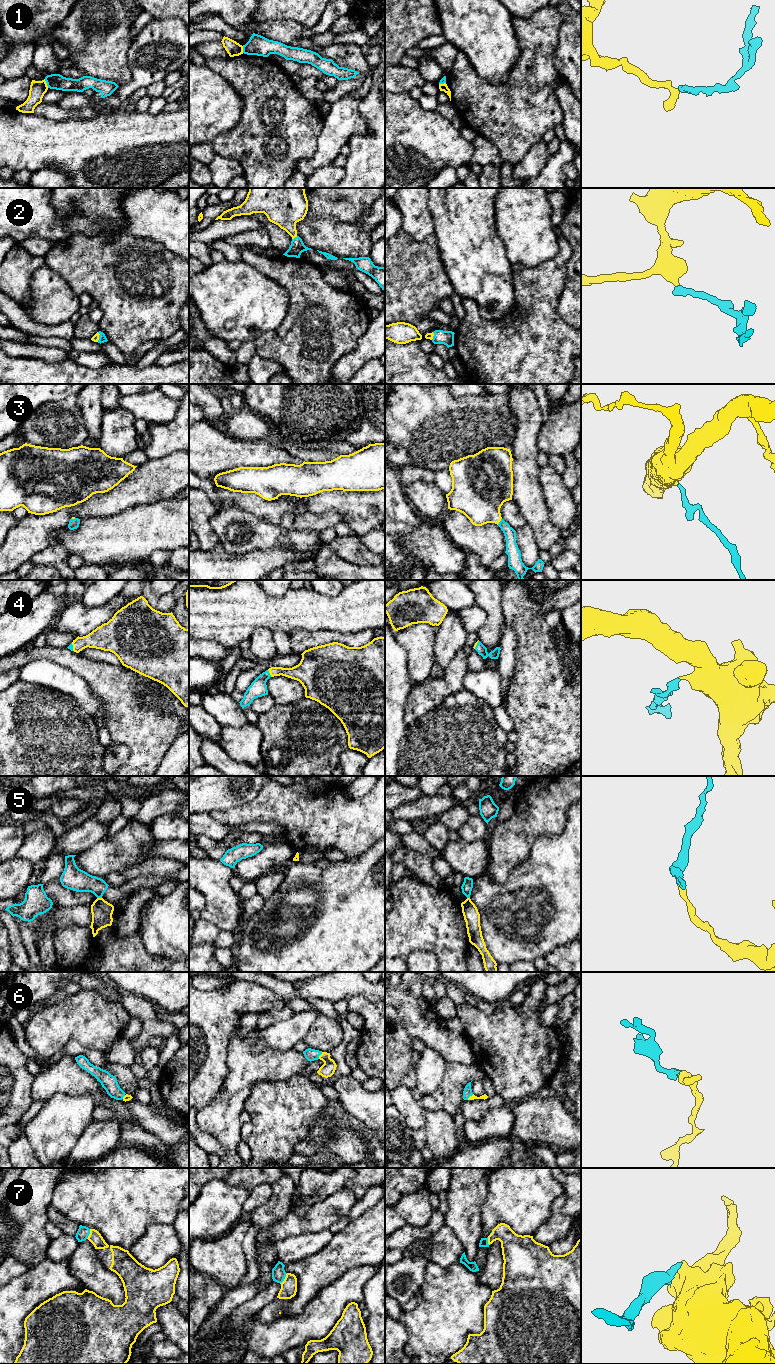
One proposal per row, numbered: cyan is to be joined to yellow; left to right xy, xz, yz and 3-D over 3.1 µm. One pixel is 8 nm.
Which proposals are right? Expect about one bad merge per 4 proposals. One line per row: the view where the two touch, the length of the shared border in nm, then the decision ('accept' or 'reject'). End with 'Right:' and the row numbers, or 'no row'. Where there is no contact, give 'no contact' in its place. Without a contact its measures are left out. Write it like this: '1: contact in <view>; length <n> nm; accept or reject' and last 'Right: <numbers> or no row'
1: contact in xy; length 80 nm; reject
2: contact in xz; length 50 nm; accept
3: contact in yz; length 70 nm; accept
4: contact in xz; length 70 nm; accept
5: contact in xy; length 40 nm; reject
6: contact in xz; length 70 nm; accept
7: contact in xz; length 110 nm; accept
Right: 2, 3, 4, 6, 7

